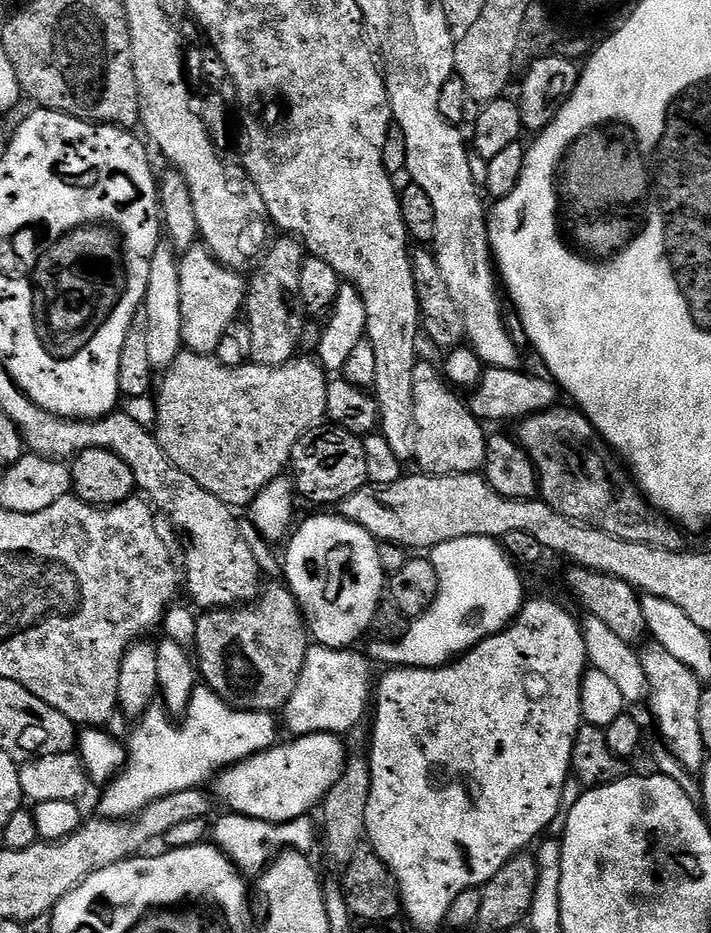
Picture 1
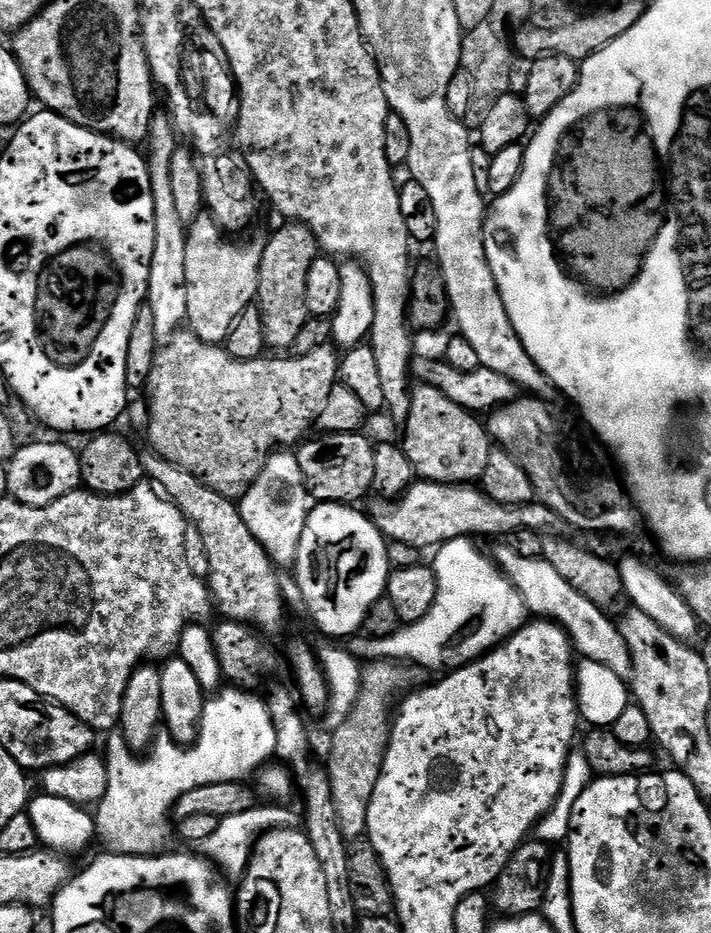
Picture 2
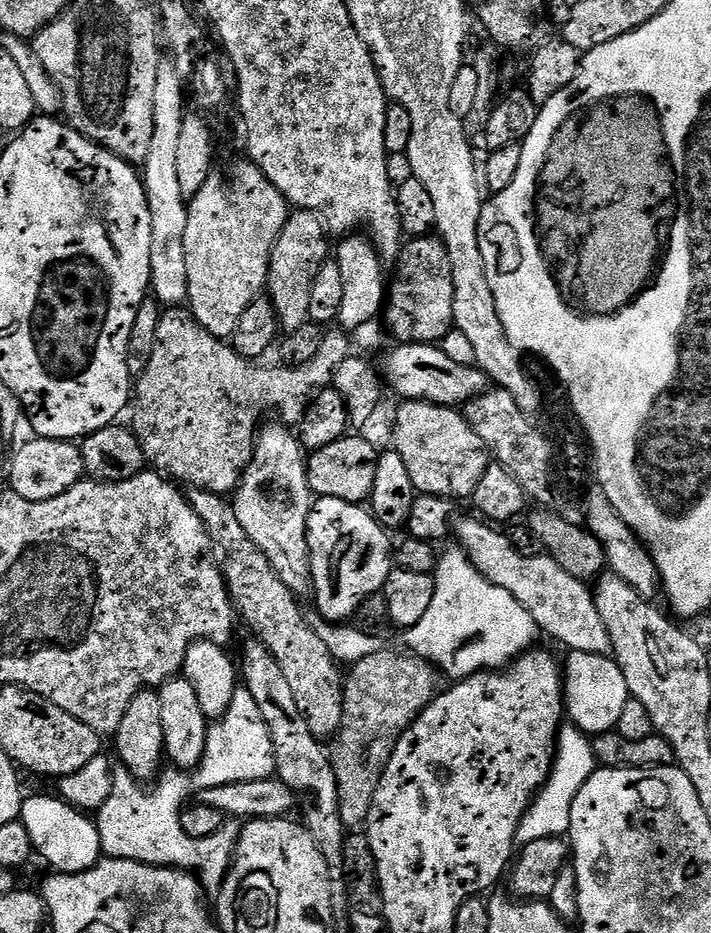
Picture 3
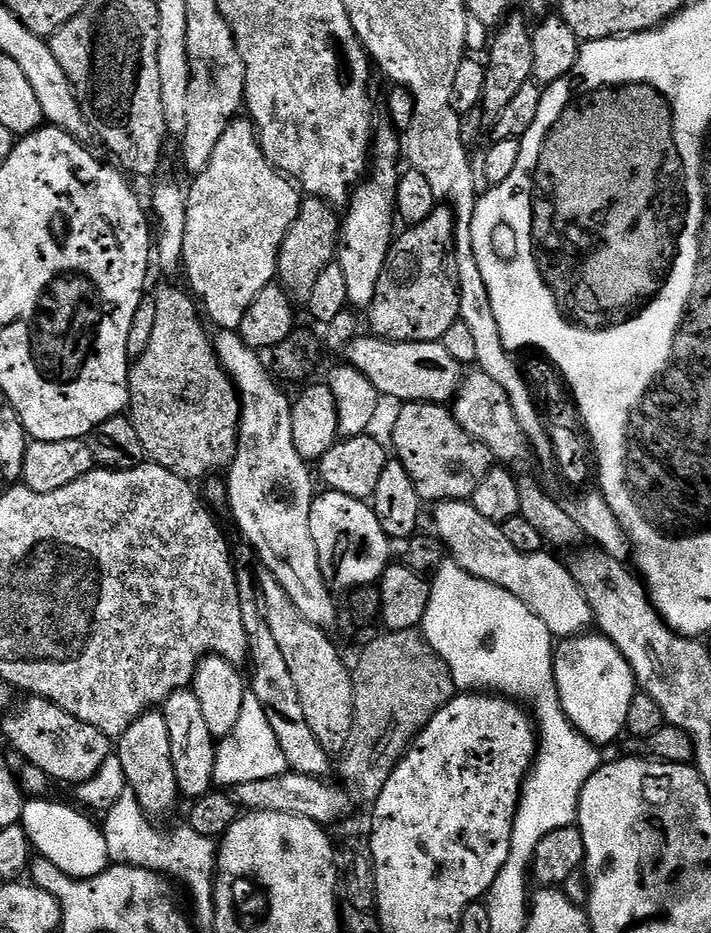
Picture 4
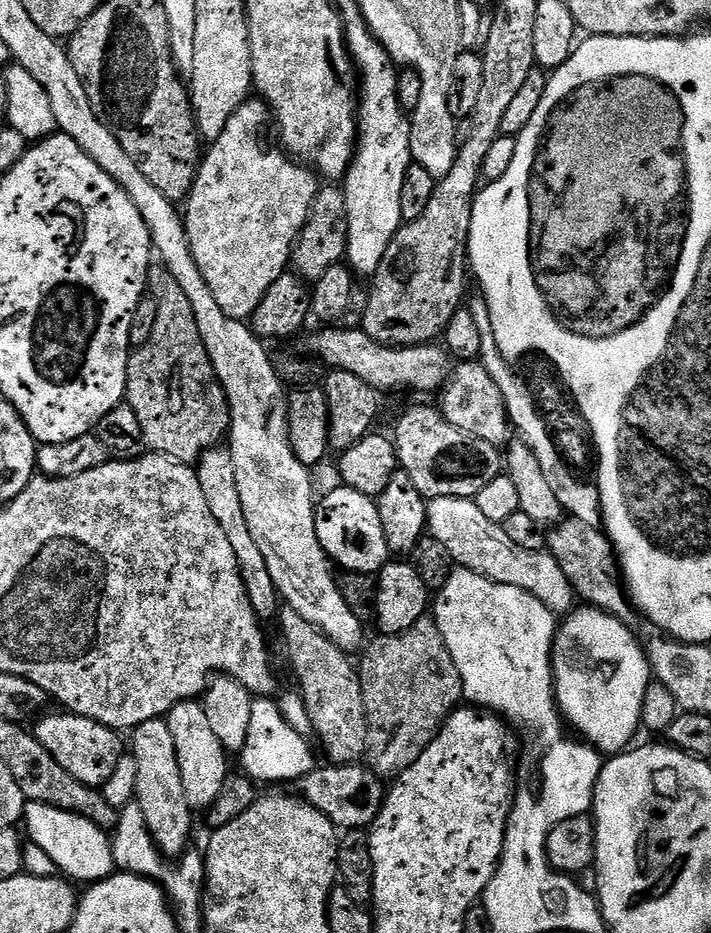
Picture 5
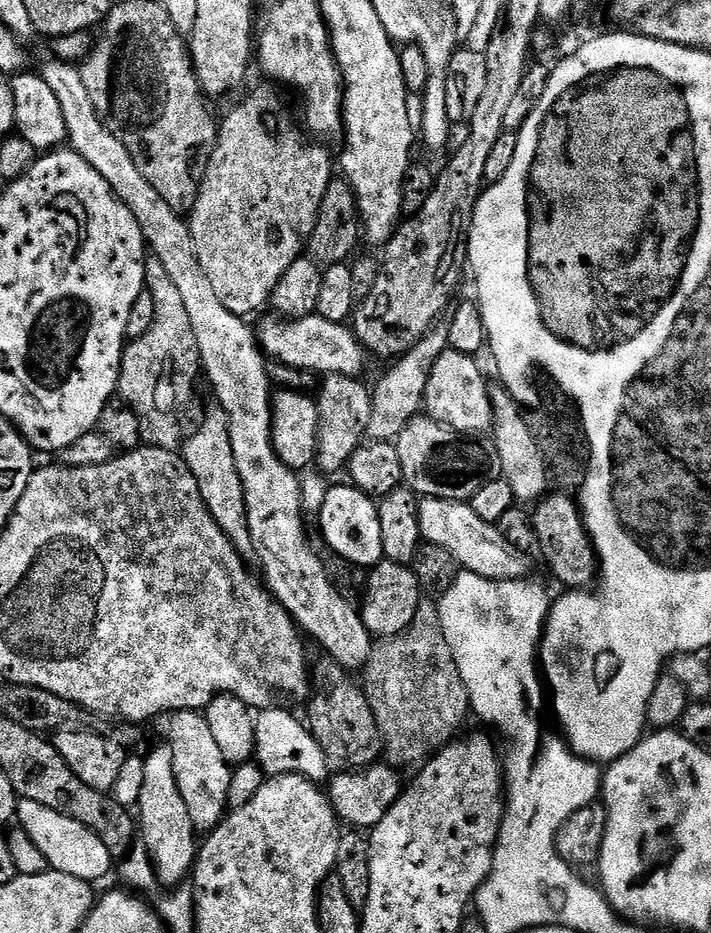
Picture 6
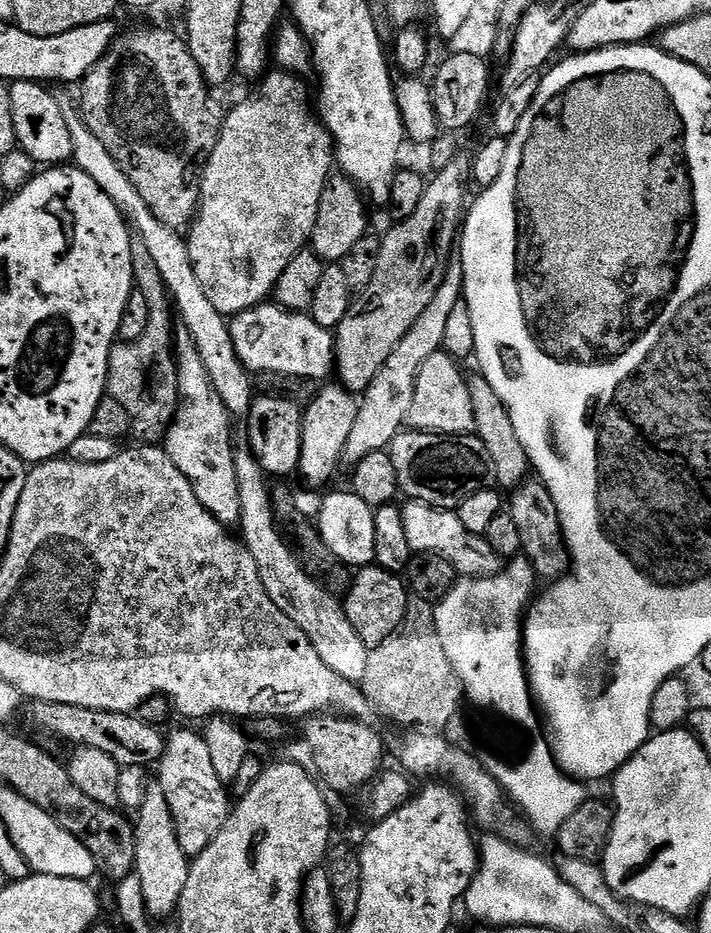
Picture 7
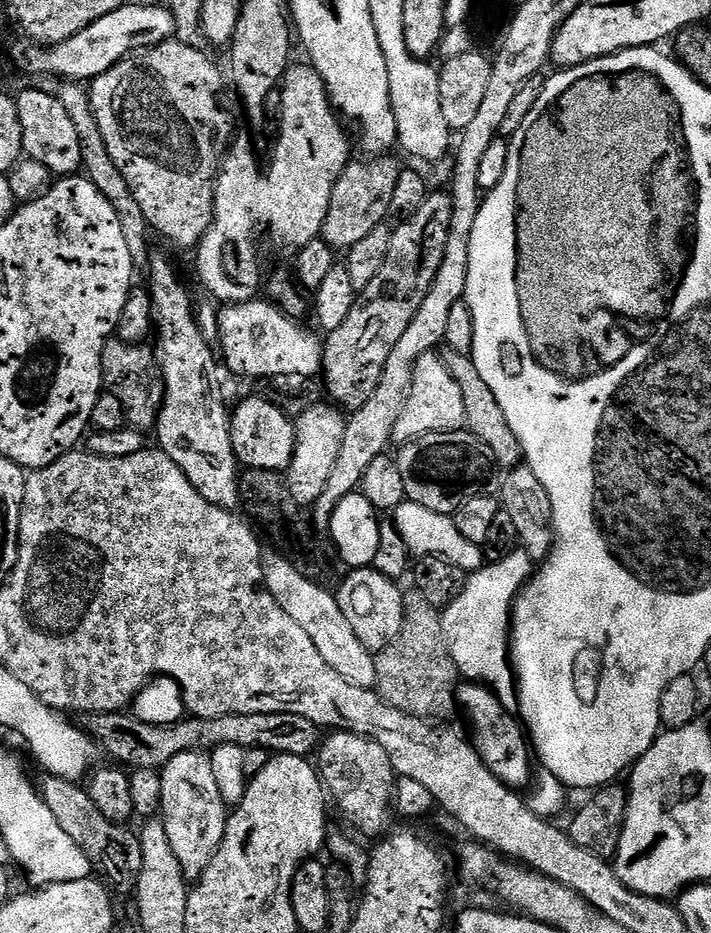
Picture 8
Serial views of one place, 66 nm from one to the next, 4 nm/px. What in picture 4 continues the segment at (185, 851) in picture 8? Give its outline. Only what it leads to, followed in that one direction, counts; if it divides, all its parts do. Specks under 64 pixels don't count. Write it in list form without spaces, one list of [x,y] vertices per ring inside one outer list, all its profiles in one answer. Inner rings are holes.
[[[191,687],[178,690],[170,694],[170,698],[164,701],[162,711],[166,718],[166,727],[170,730],[170,750],[174,754],[174,774],[178,778],[178,786],[185,797],[199,798],[213,791],[216,771],[216,745],[218,740],[212,736],[209,727],[206,726],[205,716],[201,713],[201,703],[195,697]]]

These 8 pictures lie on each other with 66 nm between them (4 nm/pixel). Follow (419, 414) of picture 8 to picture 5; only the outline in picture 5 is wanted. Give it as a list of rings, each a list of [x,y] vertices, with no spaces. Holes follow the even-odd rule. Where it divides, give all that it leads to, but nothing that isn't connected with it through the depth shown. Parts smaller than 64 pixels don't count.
[[[476,360],[457,363],[449,371],[448,379],[445,380],[443,388],[439,389],[439,396],[438,407],[446,418],[446,422],[450,422],[450,426],[458,426],[458,430],[482,438],[497,446],[509,443],[508,411],[498,386],[494,386],[494,378],[490,378],[490,374],[485,370],[483,364]]]

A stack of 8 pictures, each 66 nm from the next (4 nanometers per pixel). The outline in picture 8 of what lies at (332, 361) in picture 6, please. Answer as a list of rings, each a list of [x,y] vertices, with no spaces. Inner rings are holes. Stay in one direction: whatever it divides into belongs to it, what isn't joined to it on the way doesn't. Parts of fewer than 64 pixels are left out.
[[[257,298],[244,304],[229,304],[218,312],[218,333],[224,342],[224,356],[236,372],[244,376],[272,378],[319,377],[324,367],[324,347],[312,332],[299,328],[297,321],[267,299]]]

